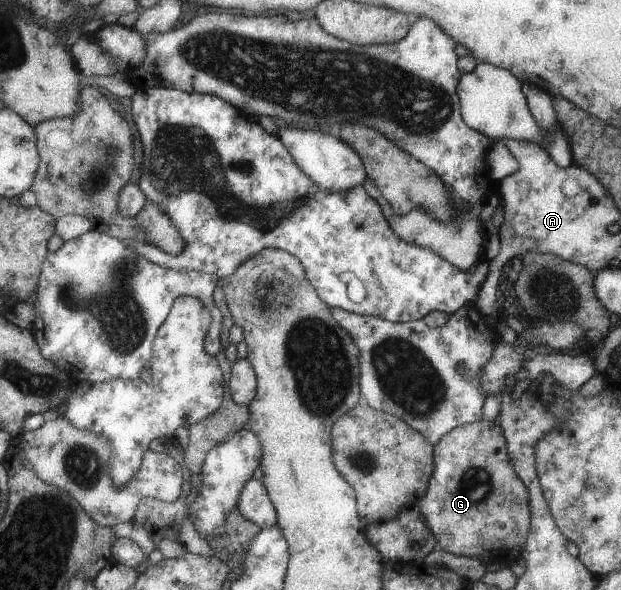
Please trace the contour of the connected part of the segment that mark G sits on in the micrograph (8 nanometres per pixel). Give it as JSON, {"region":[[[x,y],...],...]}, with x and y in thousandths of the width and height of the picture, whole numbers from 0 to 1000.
{"region":[[[767,714],[752,717],[750,720],[738,720],[731,727],[725,727],[707,747],[702,747],[699,756],[699,800],[694,803],[688,817],[686,834],[676,844],[676,851],[670,854],[676,871],[681,873],[683,885],[692,893],[696,905],[700,907],[702,919],[709,924],[709,934],[715,934],[734,942],[760,944],[779,953],[792,956],[804,951],[815,959],[829,953],[837,942],[844,929],[849,905],[852,900],[853,871],[850,861],[850,834],[847,824],[841,820],[836,805],[829,802],[826,790],[821,790],[818,780],[820,769],[815,769],[815,744],[810,737],[810,727],[795,714]]]}

